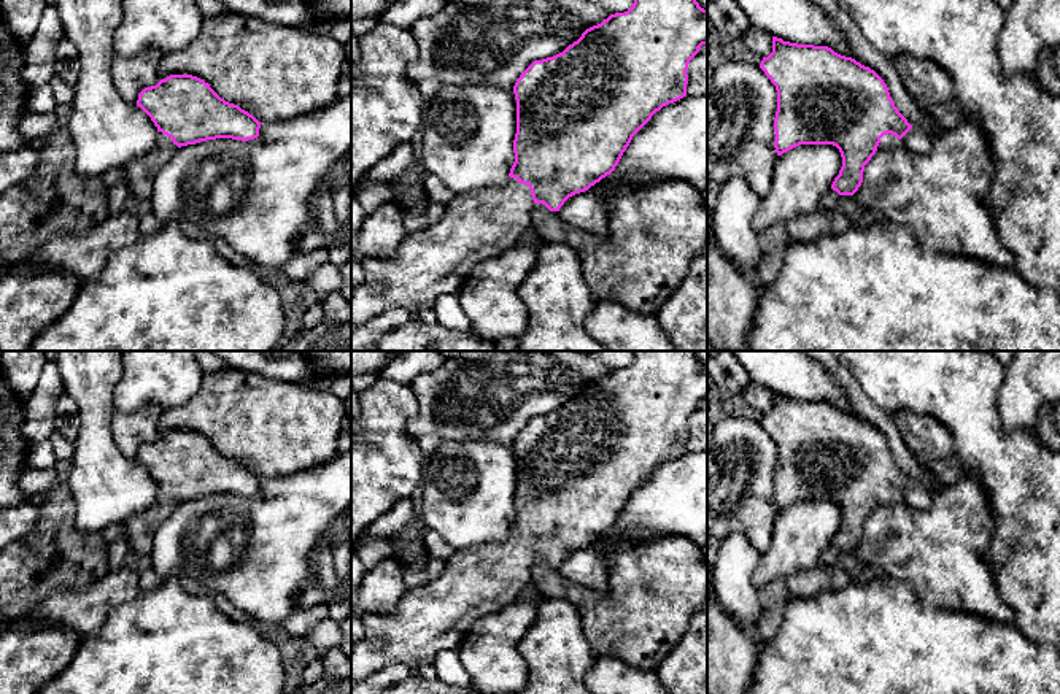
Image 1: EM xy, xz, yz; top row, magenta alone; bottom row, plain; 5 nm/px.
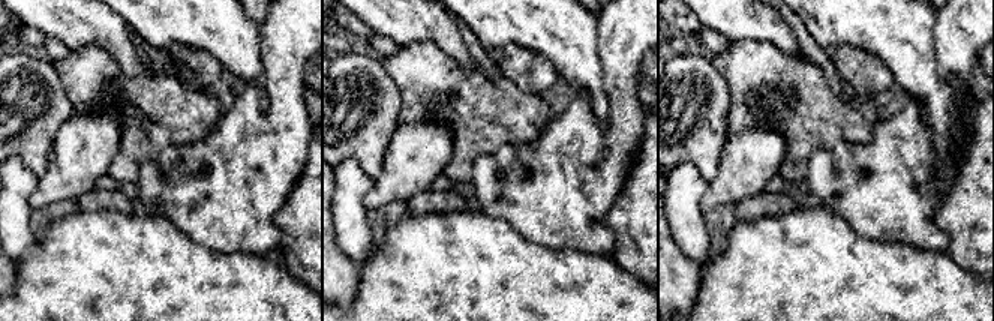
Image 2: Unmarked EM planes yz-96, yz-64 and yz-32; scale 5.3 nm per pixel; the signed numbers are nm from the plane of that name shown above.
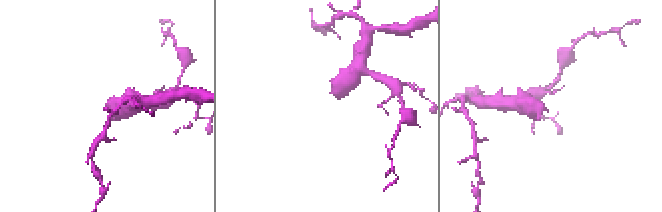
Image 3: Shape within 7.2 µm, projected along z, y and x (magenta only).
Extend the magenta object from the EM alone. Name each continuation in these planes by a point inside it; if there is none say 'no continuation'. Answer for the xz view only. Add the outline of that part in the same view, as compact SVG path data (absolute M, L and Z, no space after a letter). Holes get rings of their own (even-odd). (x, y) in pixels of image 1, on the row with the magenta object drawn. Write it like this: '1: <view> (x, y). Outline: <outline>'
1: xz (431, 262). Outline: M509 178L502 186L456 195L435 224L405 235L389 259L362 257L364 281L351 286L351 329L391 308L405 308L412 316L434 308L439 297L459 291L475 264L502 254L524 237L534 205L529 186Z

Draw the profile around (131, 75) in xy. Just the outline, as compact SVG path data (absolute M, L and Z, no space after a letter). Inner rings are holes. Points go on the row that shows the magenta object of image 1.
M156 48L133 57L116 56L111 68L113 84L127 103L137 105L138 94L161 81L161 57L162 54Z

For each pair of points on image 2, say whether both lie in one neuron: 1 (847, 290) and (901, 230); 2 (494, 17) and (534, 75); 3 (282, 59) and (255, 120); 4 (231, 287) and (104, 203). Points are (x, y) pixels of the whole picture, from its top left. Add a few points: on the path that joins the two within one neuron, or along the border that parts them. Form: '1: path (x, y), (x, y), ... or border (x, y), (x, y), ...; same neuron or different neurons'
1: border (856, 231), (879, 240), (913, 245), (924, 251); different neurons
2: border (494, 50), (514, 44), (537, 51), (544, 57); different neurons
3: path (282, 77), (282, 105), (273, 114); same neuron
4: border (80, 210), (132, 212); different neurons

